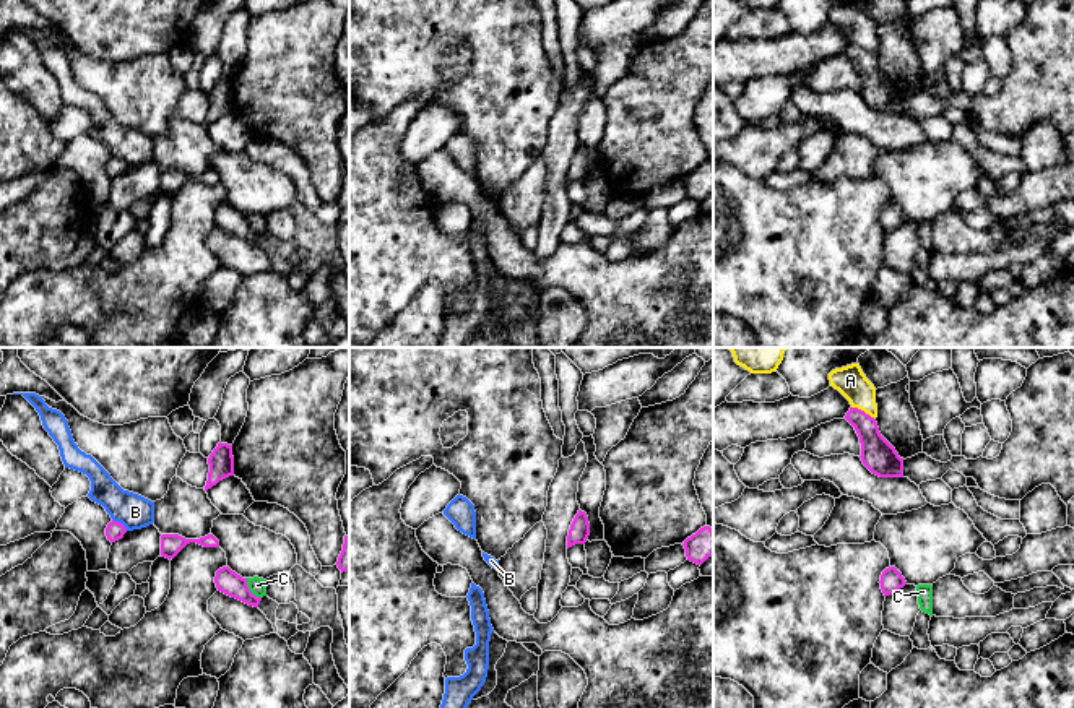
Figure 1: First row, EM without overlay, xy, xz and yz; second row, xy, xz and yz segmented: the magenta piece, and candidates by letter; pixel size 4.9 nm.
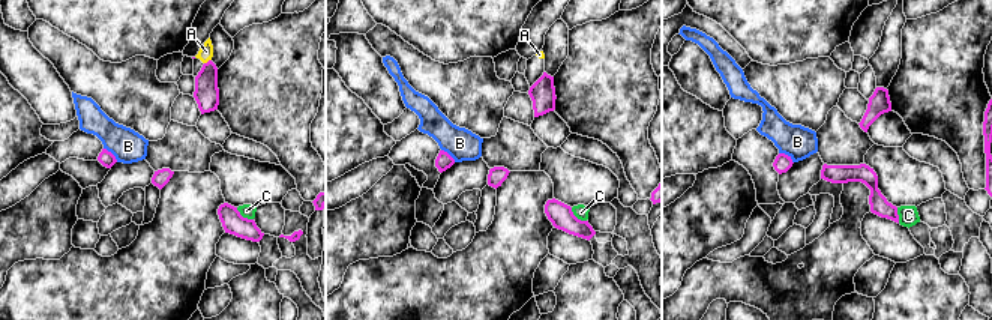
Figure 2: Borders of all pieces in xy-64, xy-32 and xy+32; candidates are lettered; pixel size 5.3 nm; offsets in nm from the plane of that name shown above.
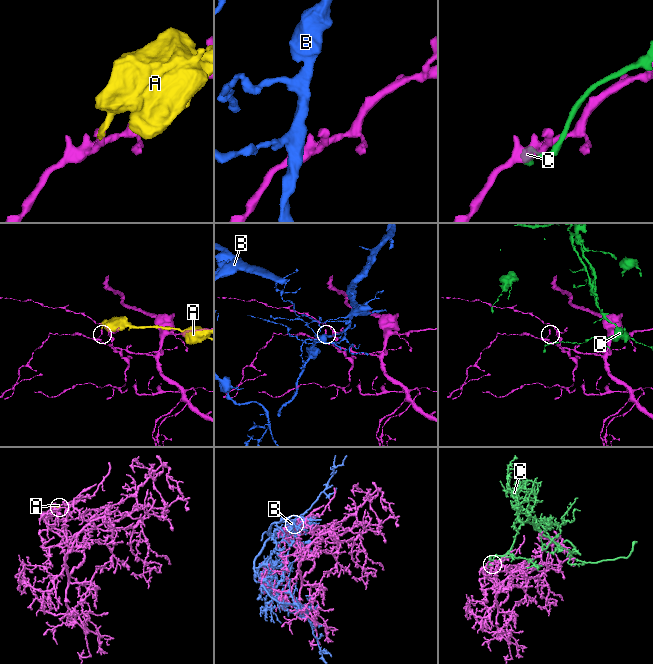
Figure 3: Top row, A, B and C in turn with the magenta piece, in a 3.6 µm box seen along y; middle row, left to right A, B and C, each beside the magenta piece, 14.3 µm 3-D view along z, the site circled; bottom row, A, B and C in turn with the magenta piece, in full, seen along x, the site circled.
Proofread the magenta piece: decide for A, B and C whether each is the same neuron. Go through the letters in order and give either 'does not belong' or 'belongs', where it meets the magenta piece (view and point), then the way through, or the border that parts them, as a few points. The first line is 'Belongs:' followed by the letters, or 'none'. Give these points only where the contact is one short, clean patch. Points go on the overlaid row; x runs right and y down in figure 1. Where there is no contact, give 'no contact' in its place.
Belongs: none
A: does not belong; meets magenta in yz at (863, 411)
B: does not belong; meets magenta in xy at (121, 523)
C: does not belong; meets magenta in xy at (249, 590); border along xy (246, 578), (247, 587), (260, 598)

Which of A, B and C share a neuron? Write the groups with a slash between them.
A / B / C

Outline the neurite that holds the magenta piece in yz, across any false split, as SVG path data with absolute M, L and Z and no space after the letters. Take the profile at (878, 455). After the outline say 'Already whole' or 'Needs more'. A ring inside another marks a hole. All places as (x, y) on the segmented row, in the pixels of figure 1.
M850 408L845 419L860 437L863 464L879 477L903 477L903 458L881 435L876 419L858 408Z. Already whole

